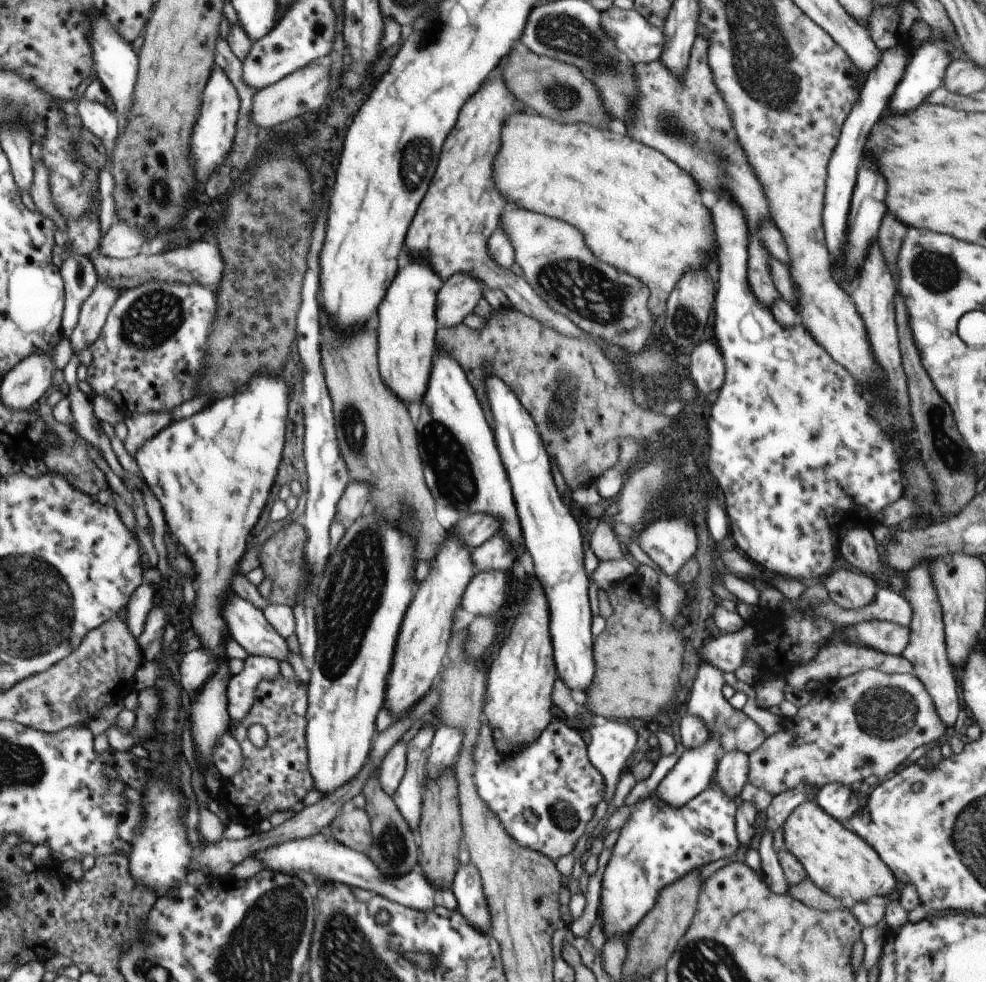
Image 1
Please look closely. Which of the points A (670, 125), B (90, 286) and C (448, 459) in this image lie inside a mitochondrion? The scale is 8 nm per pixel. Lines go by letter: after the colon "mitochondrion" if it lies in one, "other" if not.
A: mitochondrion
B: other
C: mitochondrion

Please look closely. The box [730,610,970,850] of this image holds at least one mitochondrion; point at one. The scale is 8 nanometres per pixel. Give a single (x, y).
(885, 712)

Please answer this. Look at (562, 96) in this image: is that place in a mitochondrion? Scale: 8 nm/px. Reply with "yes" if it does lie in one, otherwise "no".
yes

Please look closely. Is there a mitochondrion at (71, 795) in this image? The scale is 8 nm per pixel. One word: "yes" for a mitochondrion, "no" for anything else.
no

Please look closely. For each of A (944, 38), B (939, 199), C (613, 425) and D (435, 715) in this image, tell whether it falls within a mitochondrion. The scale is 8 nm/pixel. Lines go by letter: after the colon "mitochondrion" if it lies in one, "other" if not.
A: other
B: other
C: other
D: other

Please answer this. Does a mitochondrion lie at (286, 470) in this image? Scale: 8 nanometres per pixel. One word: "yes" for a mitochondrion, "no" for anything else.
no

